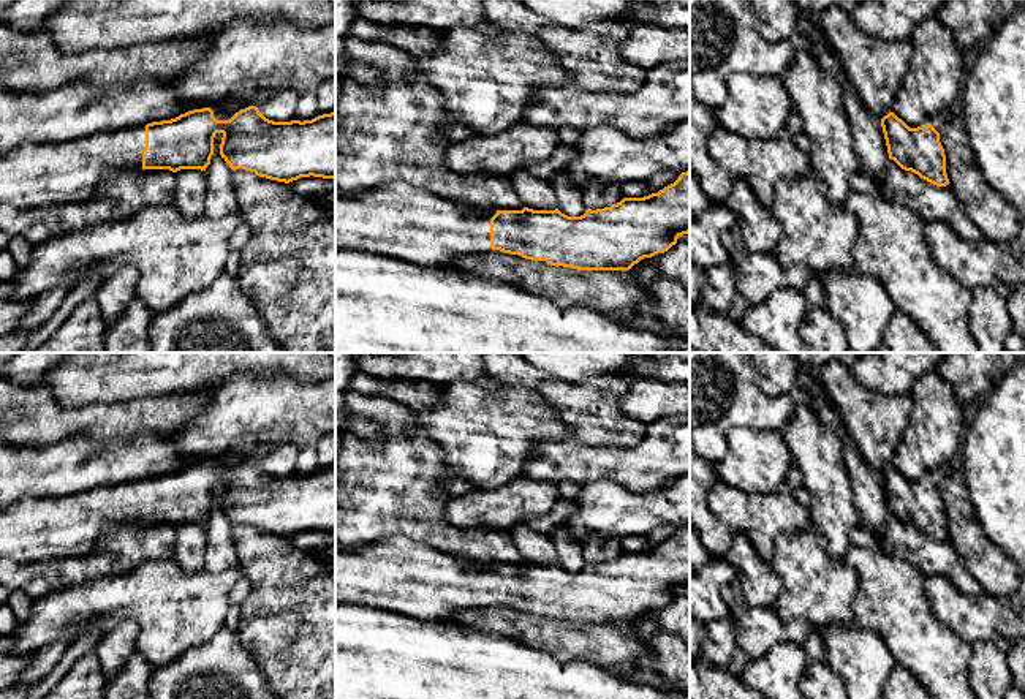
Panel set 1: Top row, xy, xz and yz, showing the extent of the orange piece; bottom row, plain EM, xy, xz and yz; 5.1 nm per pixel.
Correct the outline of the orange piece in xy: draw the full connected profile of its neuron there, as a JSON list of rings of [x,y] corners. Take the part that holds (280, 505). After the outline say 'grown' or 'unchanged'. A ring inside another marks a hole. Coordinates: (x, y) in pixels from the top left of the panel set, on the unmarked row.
[[[256,460],[236,467],[229,474],[217,474],[210,462],[193,463],[171,474],[152,476],[114,486],[98,486],[79,493],[62,497],[27,495],[8,506],[0,508],[0,558],[19,563],[47,561],[87,555],[93,550],[100,535],[119,523],[201,523],[210,519],[214,509],[214,492],[221,487],[220,509],[233,525],[245,523],[259,531],[289,538],[301,531],[335,533],[335,465],[312,474],[274,476],[266,473]]] | grown

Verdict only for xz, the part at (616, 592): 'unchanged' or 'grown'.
grown

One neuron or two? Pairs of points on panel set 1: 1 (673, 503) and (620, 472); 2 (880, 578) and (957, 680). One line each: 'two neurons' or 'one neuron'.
1: two neurons
2: one neuron

